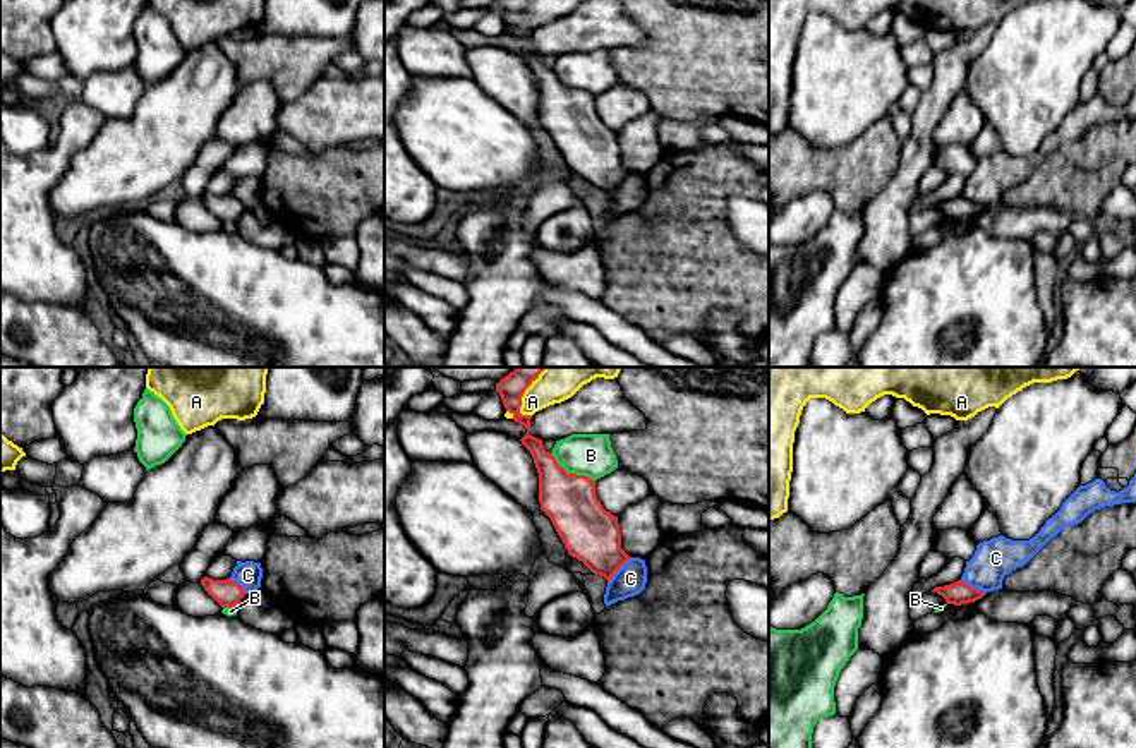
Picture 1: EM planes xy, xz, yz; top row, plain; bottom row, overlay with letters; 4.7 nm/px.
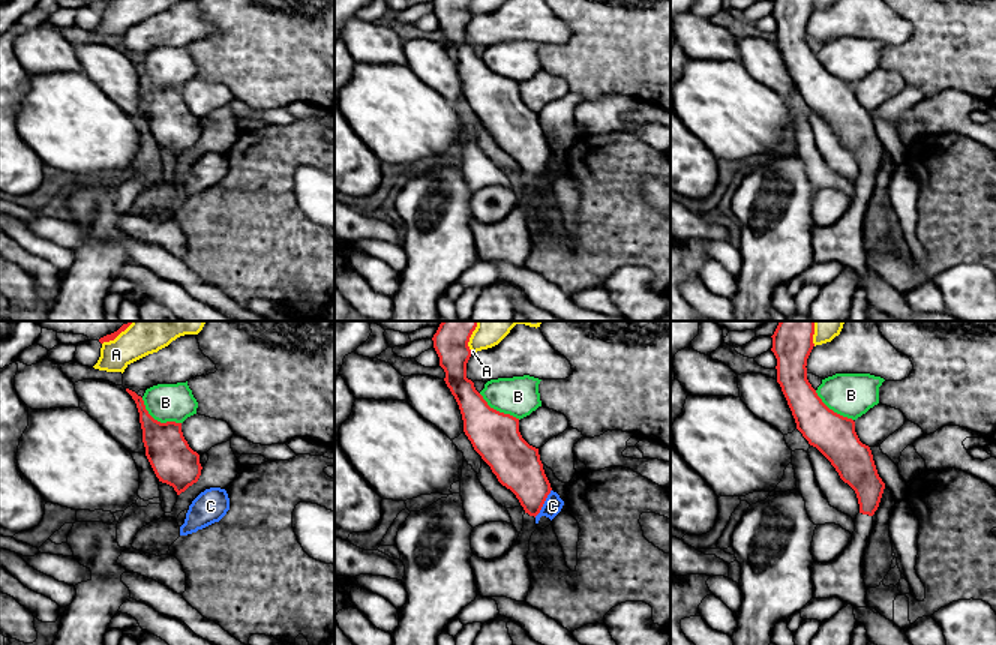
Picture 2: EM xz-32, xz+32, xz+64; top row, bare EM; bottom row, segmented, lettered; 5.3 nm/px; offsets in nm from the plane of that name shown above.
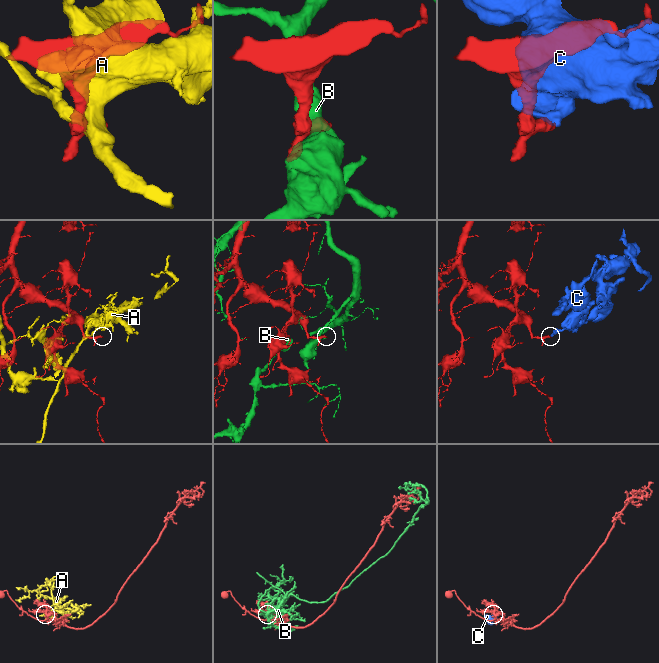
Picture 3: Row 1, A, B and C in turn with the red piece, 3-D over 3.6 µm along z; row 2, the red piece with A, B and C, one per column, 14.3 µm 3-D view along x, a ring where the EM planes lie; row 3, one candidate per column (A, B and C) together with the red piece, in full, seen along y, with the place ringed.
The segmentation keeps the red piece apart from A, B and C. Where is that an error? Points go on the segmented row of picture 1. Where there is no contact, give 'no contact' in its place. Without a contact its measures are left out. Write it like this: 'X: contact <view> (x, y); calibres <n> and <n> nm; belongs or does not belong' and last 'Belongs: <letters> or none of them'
A: contact xz (524, 392); calibres 120 and 220 nm; does not belong
B: contact xz (572, 474); calibres 240 and 200 nm; does not belong
C: contact xz (616, 570); calibres 260 and 150 nm; does not belong
Belongs: none of them

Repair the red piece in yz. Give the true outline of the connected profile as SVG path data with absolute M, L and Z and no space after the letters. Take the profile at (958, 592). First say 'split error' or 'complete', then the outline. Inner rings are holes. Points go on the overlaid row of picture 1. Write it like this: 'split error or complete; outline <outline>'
complete; outline M958 580L951 585L935 587L932 592L937 592L946 599L947 604L954 604L954 606L970 604L985 595L985 592L978 588L971 588L963 580Z

